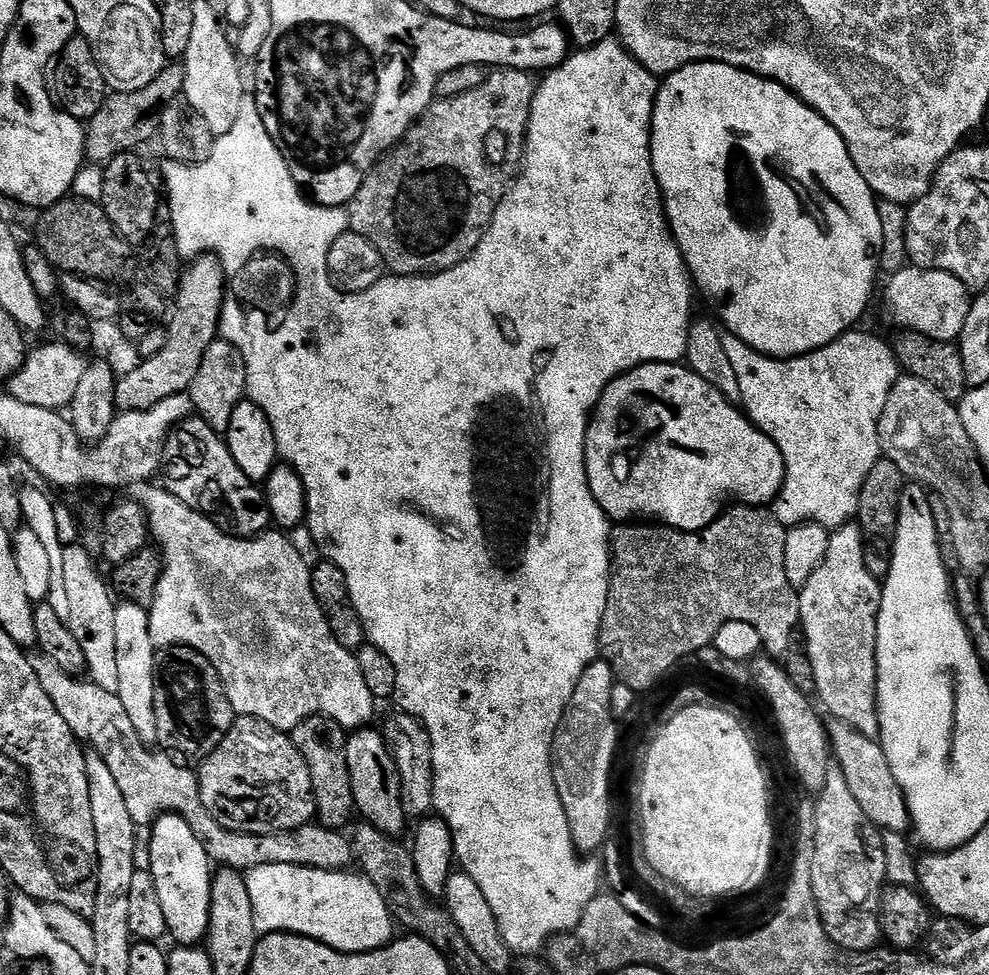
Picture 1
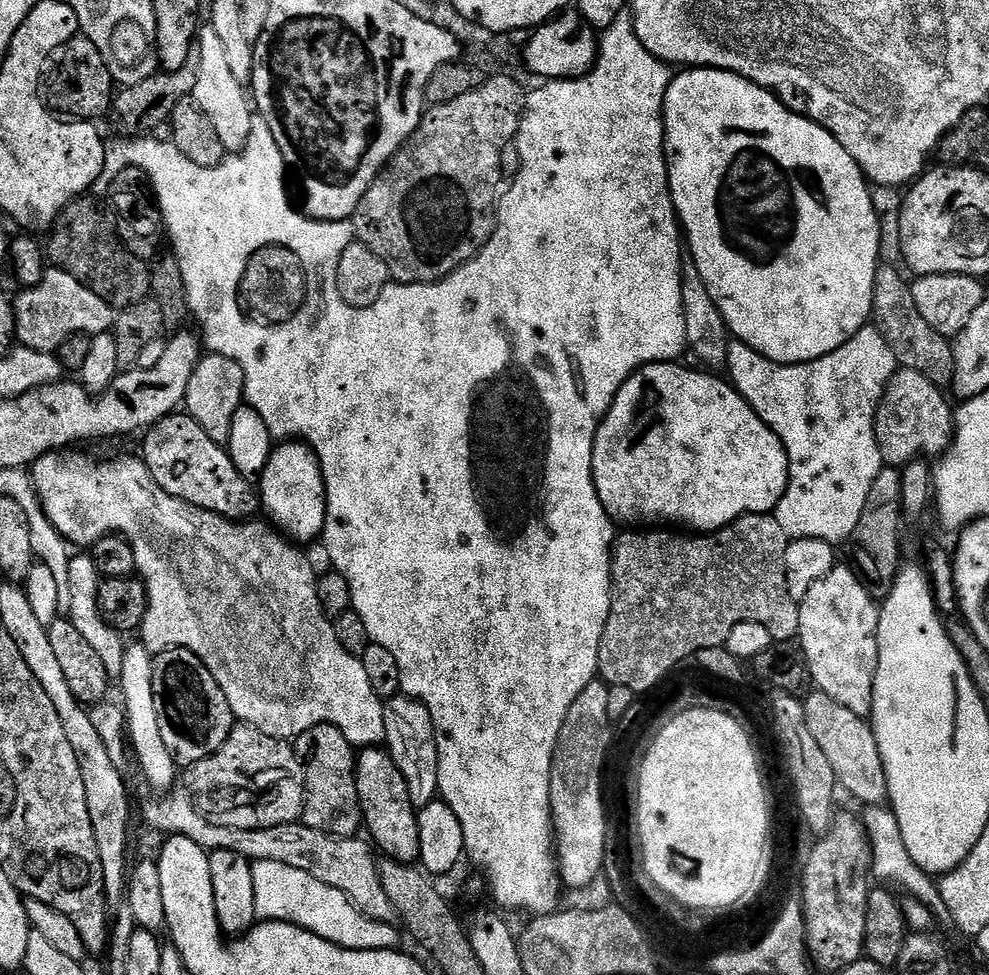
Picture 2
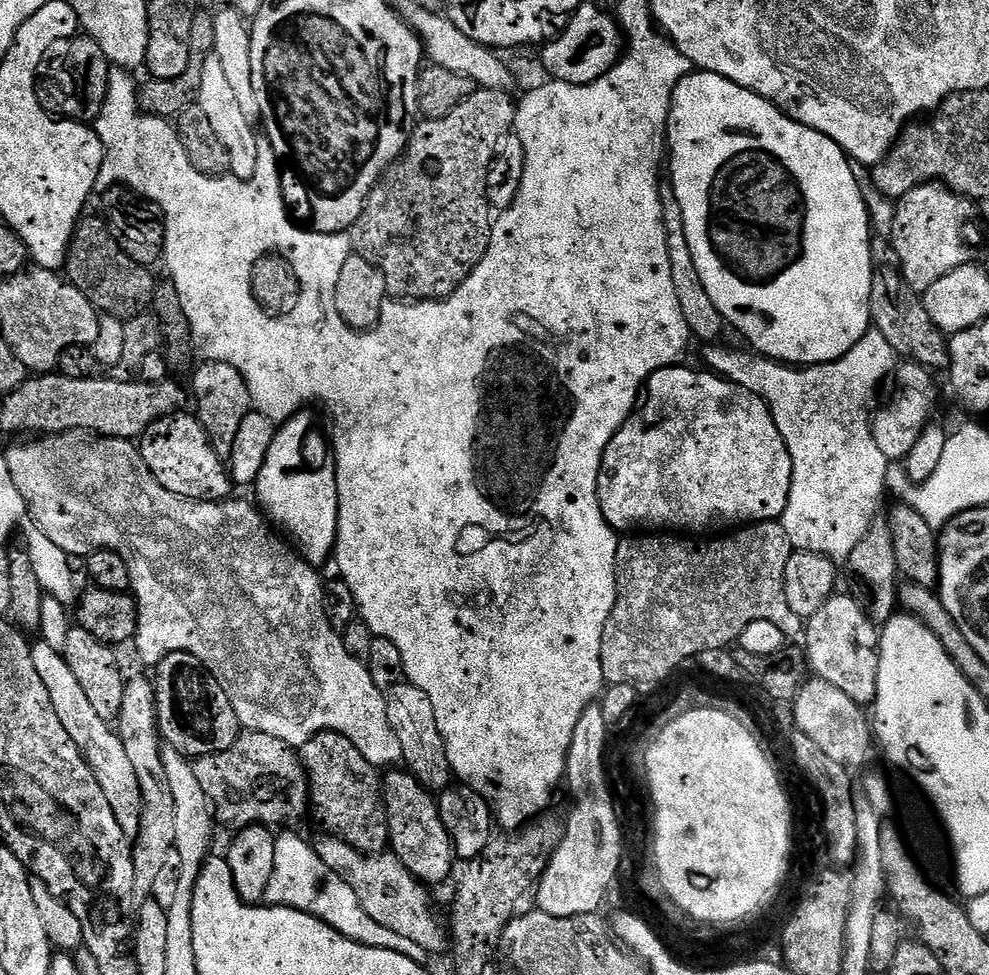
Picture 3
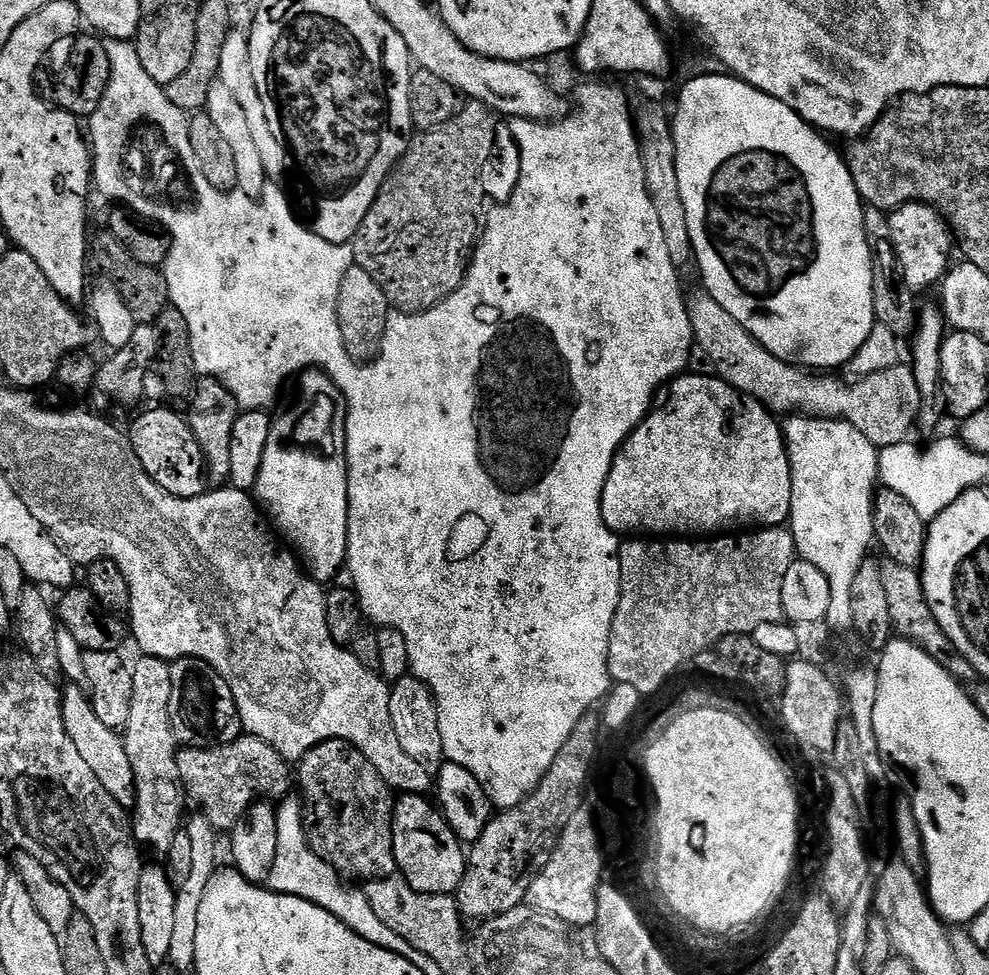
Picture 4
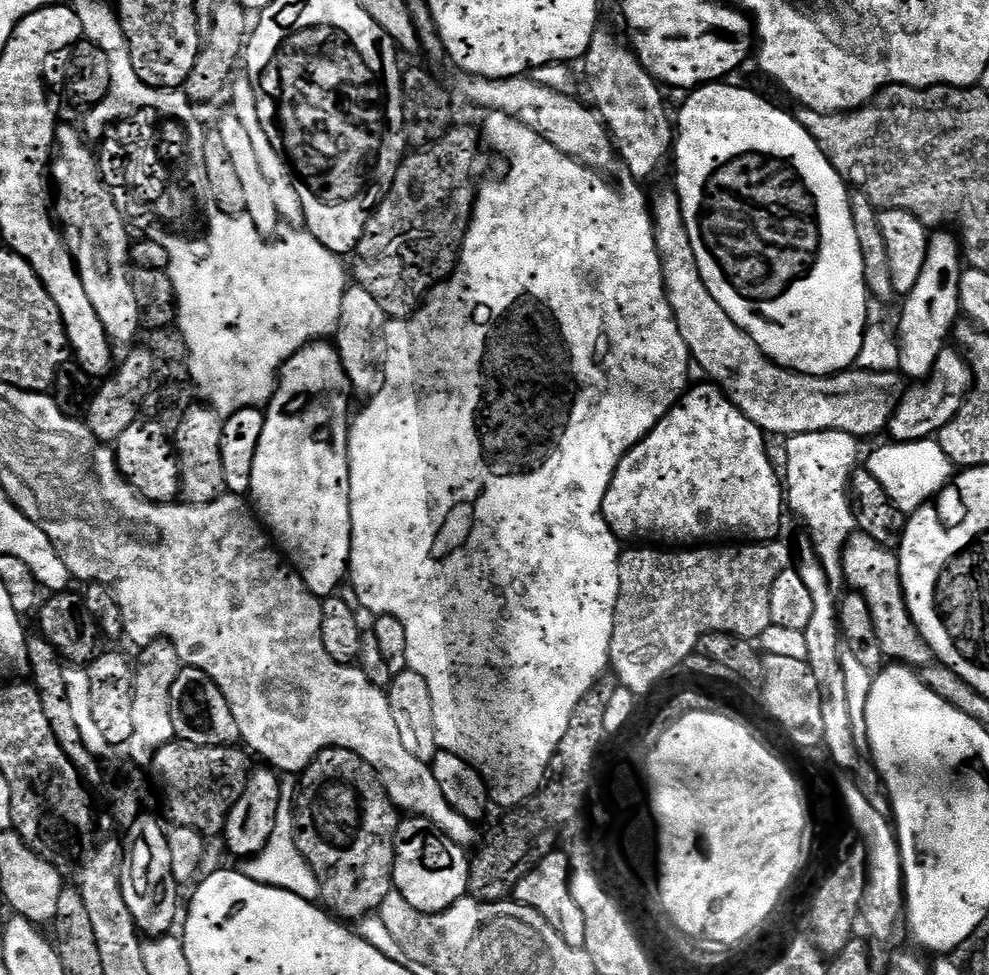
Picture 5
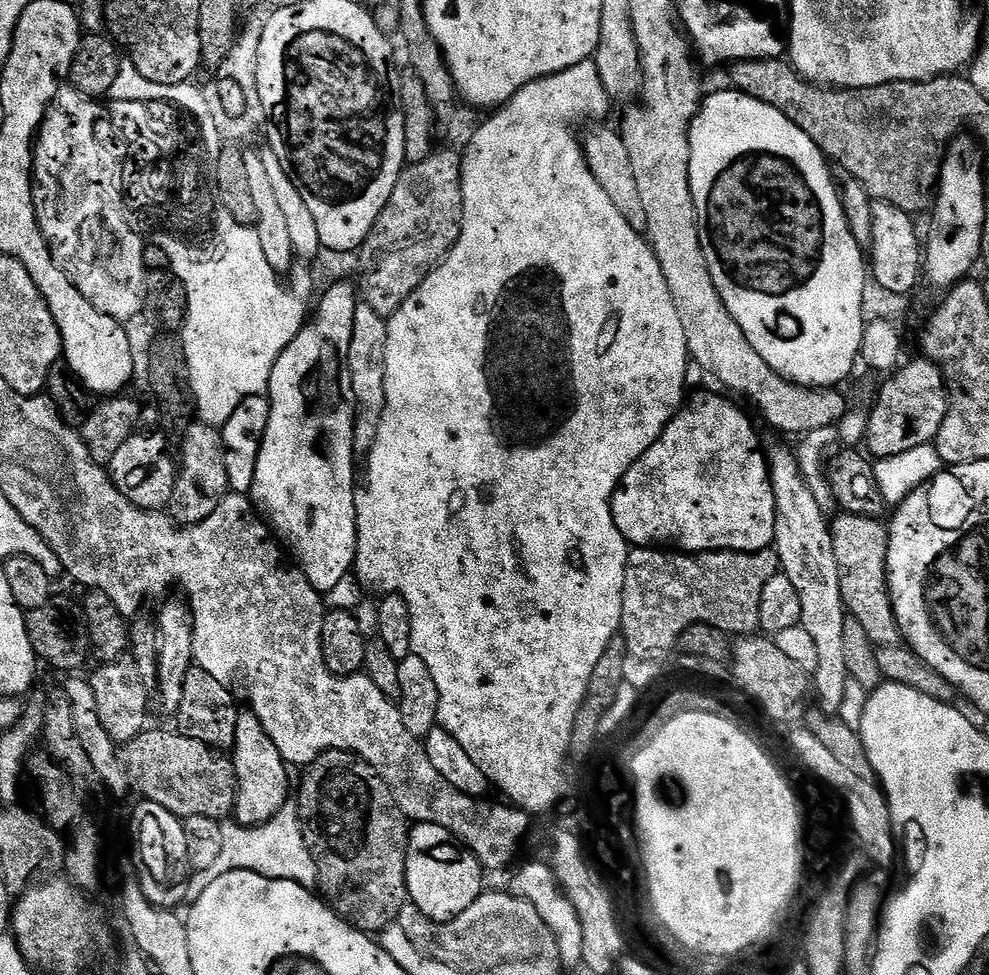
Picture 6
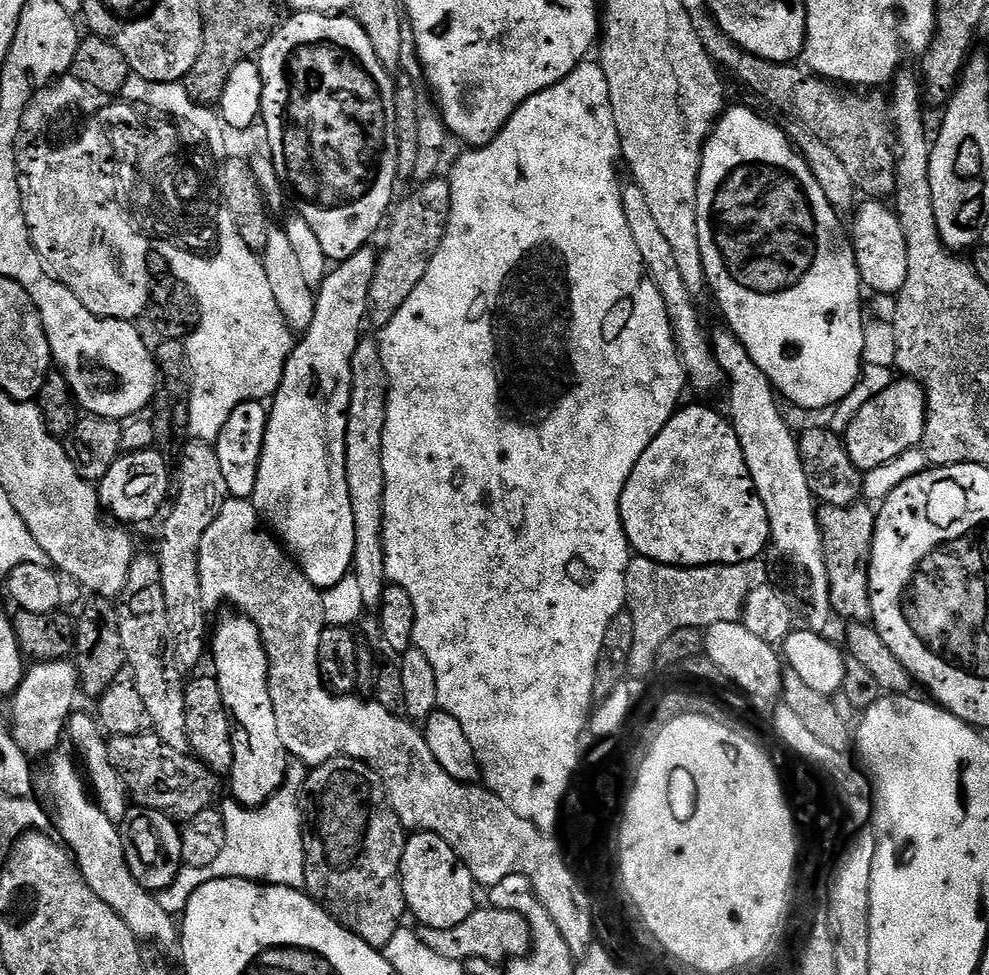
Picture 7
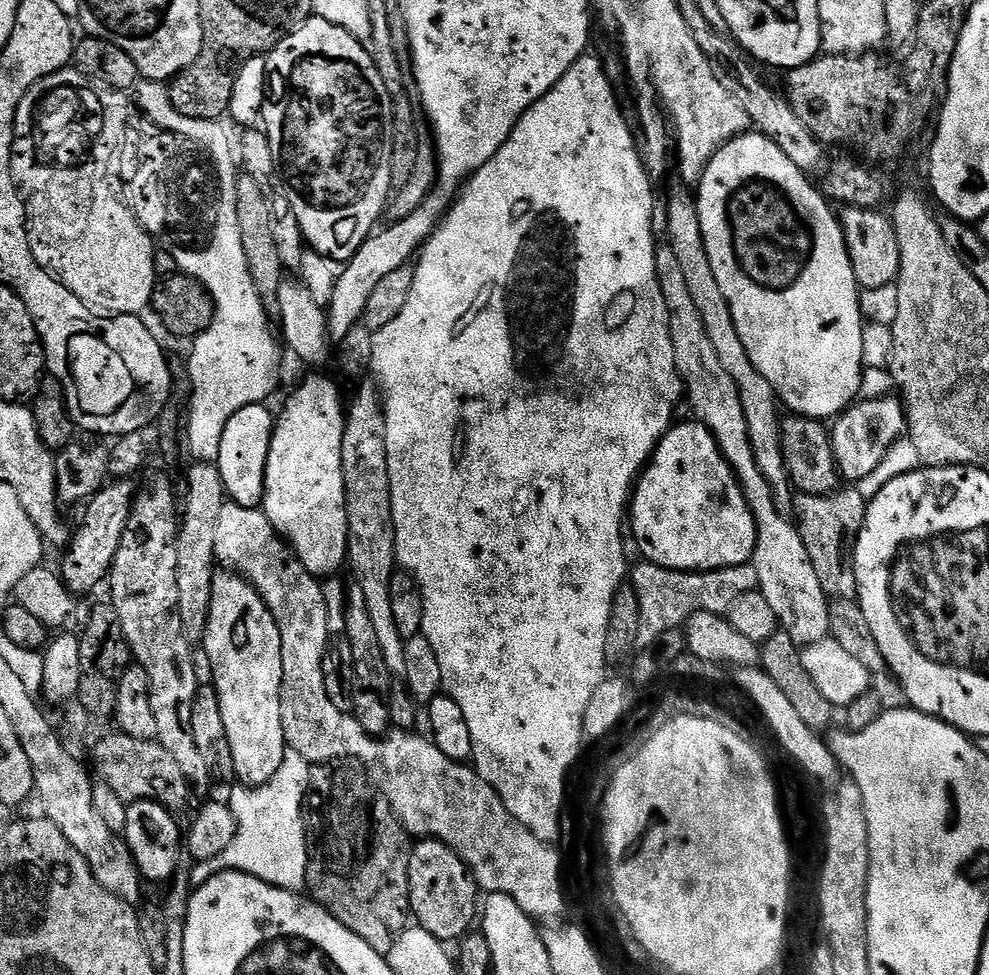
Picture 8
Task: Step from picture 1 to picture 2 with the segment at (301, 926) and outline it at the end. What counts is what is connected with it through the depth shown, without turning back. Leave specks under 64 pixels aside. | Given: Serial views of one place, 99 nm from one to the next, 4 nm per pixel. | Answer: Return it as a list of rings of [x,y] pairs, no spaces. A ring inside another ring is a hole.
[[[258,860],[252,865],[254,874],[254,910],[261,921],[284,920],[288,924],[296,924],[307,932],[318,934],[318,938],[328,940],[331,944],[337,944],[350,950],[374,950],[382,952],[397,947],[400,940],[401,929],[392,924],[383,924],[370,917],[362,915],[355,906],[352,899],[342,890],[334,890],[334,886],[326,886],[326,882],[318,882],[306,870],[294,870],[294,866],[286,866],[282,862],[270,862],[269,860]]]

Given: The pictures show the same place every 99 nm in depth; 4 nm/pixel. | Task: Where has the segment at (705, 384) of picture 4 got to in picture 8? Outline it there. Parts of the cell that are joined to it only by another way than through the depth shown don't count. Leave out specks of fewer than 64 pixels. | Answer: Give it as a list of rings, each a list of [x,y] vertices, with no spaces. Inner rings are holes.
[[[699,422],[692,424],[673,423],[666,435],[660,439],[656,449],[652,452],[652,458],[646,467],[639,473],[638,479],[634,484],[634,491],[630,496],[630,532],[636,535],[636,544],[640,547],[640,552],[645,561],[650,564],[657,564],[663,568],[673,568],[679,572],[717,572],[720,568],[733,568],[739,564],[749,563],[756,549],[756,519],[746,502],[744,492],[740,489],[735,472],[726,462],[718,442],[710,429]]]

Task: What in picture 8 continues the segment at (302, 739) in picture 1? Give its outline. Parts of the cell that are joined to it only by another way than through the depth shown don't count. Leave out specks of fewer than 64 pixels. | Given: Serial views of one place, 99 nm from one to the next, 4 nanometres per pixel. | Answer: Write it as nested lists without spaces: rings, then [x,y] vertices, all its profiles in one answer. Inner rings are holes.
[[[329,760],[326,764],[315,765],[308,774],[304,832],[308,835],[306,888],[312,891],[311,899],[342,922],[346,930],[358,934],[366,946],[386,954],[394,946],[396,937],[410,924],[410,858],[414,844],[410,833],[393,814],[384,793],[376,787],[367,771],[355,762]]]

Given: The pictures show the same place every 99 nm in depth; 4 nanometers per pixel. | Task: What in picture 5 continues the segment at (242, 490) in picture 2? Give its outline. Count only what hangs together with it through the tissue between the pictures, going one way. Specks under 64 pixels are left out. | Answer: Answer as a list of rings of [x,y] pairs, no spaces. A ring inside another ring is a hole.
[[[141,418],[136,420],[122,433],[114,445],[116,461],[124,476],[131,482],[139,492],[148,500],[156,504],[173,503],[180,496],[180,457],[176,454],[176,446],[173,437],[160,425],[161,421],[156,418]]]

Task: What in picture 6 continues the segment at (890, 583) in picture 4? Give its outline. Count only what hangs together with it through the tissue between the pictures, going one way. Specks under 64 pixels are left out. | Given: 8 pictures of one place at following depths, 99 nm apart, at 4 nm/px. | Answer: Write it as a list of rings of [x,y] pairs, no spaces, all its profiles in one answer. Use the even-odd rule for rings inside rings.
[[[841,511],[837,520],[831,521],[832,545],[834,546],[834,562],[838,562],[838,586],[842,594],[845,613],[854,618],[865,628],[866,634],[870,634],[870,642],[877,649],[894,648],[901,643],[900,627],[894,614],[892,599],[888,593],[888,530],[875,516],[863,516],[862,514],[850,514]]]

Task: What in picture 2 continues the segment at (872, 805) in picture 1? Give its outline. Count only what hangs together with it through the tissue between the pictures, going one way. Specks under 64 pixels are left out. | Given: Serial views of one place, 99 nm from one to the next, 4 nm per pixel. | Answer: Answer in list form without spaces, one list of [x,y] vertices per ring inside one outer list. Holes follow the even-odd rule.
[[[819,690],[813,693],[812,697],[804,700],[806,726],[810,734],[814,734],[814,742],[822,746],[822,754],[826,754],[834,770],[837,785],[843,791],[845,788],[854,799],[861,800],[861,805],[883,805],[888,800],[888,783],[871,723],[865,717],[854,714],[854,710],[838,706],[838,702],[826,693]]]

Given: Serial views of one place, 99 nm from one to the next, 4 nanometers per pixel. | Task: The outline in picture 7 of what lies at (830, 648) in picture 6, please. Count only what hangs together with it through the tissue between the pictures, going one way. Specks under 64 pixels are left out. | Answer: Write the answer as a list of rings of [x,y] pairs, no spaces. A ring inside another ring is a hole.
[[[731,330],[723,331],[713,331],[710,343],[718,366],[724,371],[726,388],[728,384],[727,415],[732,429],[738,434],[758,498],[762,498],[762,506],[766,506],[766,518],[772,531],[771,543],[774,548],[776,544],[777,550],[804,575],[800,596],[804,599],[804,612],[808,615],[807,627],[813,632],[827,633],[828,623],[834,620],[830,606],[830,578],[826,574],[818,504],[810,490],[810,482],[806,482],[806,470],[802,470],[800,441],[797,433],[792,433],[791,426],[784,421],[778,393],[766,374],[758,370],[754,358],[750,358],[740,339]]]

